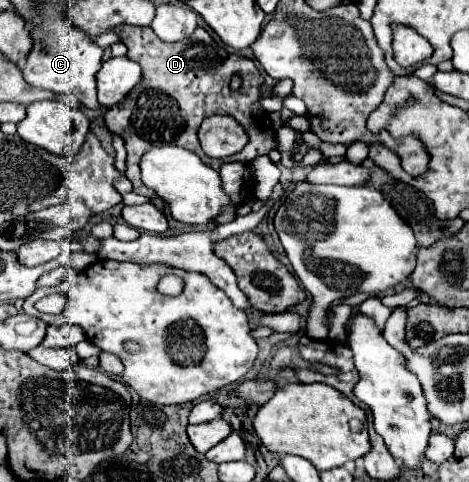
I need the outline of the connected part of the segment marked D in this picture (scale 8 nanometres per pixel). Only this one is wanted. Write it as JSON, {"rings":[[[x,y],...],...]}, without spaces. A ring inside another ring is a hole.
{"rings":[[[118,26],[114,28],[114,32],[128,46],[126,56],[144,68],[140,84],[124,98],[124,102],[120,102],[118,106],[110,108],[104,114],[106,128],[118,132],[126,142],[126,150],[128,150],[126,176],[130,178],[136,194],[148,198],[156,196],[152,190],[148,190],[142,184],[140,168],[138,168],[140,156],[152,146],[168,142],[168,144],[188,148],[196,152],[200,158],[204,158],[196,134],[200,122],[212,114],[230,114],[248,130],[250,142],[240,152],[238,160],[242,158],[242,162],[248,164],[256,156],[268,154],[278,148],[276,130],[272,128],[268,114],[260,106],[260,88],[264,84],[264,78],[250,58],[226,52],[220,44],[214,42],[214,38],[204,28],[198,28],[190,40],[182,40],[178,44],[162,42],[152,28]],[[206,70],[208,70],[208,94],[204,94],[202,90],[202,78],[206,76]],[[234,74],[242,78],[242,86],[238,90],[230,88],[230,78]]]}

